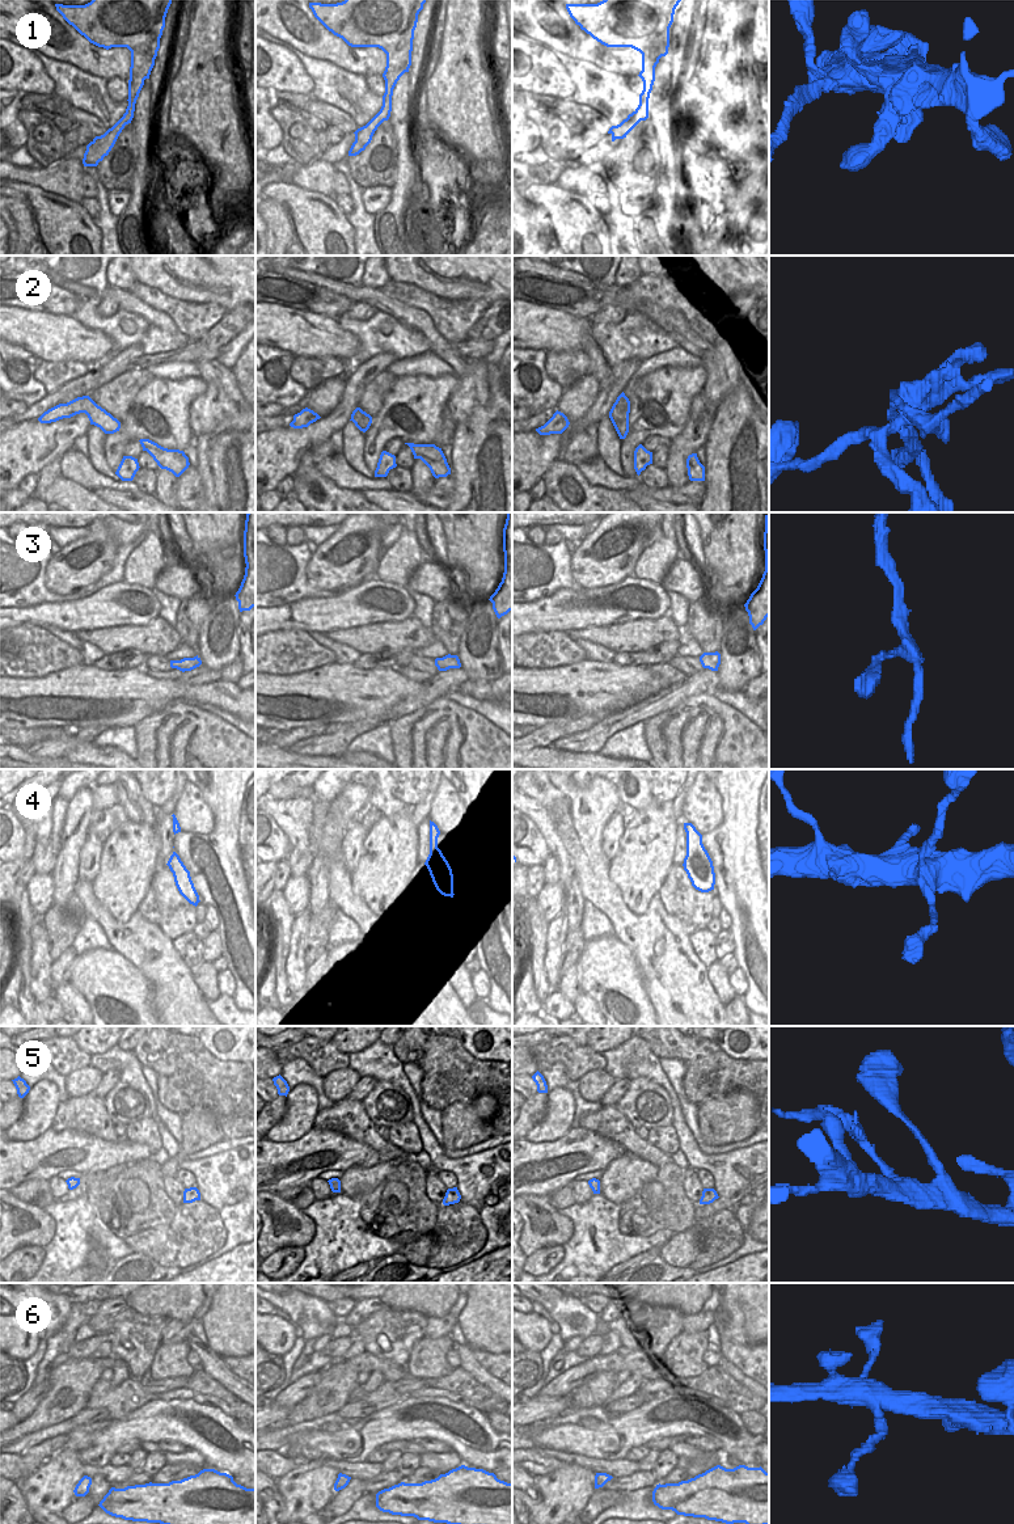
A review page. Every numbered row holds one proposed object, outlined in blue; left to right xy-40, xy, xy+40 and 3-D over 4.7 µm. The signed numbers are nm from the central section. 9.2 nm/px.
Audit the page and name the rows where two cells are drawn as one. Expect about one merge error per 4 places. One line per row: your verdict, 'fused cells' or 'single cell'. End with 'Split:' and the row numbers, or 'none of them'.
1: single cell
2: fused cells
3: single cell
4: single cell
5: single cell
6: single cell
Split: 2

